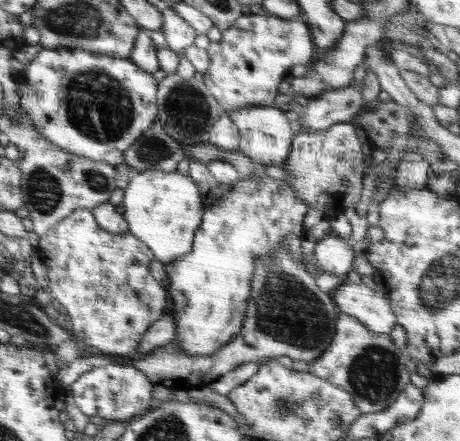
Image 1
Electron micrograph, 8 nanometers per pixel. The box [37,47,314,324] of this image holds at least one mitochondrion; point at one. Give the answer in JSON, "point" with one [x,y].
{"point":[98,105]}

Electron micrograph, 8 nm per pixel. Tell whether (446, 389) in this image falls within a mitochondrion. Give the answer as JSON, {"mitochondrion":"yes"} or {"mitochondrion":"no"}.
{"mitochondrion":"no"}

